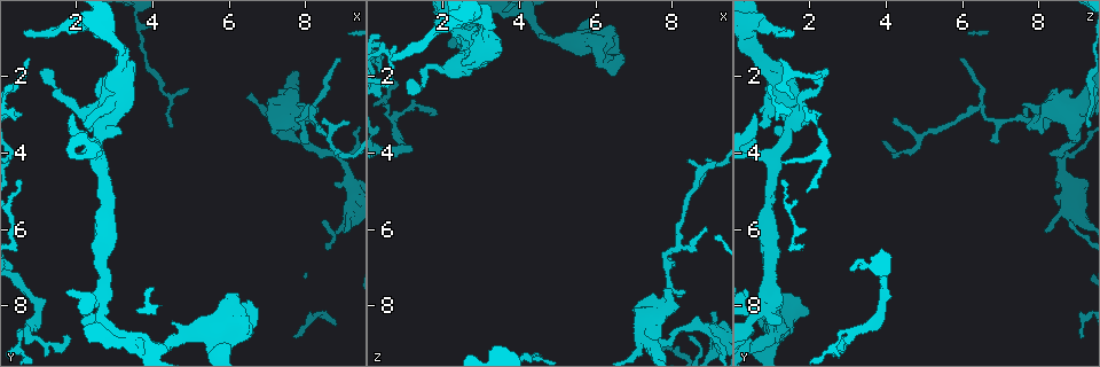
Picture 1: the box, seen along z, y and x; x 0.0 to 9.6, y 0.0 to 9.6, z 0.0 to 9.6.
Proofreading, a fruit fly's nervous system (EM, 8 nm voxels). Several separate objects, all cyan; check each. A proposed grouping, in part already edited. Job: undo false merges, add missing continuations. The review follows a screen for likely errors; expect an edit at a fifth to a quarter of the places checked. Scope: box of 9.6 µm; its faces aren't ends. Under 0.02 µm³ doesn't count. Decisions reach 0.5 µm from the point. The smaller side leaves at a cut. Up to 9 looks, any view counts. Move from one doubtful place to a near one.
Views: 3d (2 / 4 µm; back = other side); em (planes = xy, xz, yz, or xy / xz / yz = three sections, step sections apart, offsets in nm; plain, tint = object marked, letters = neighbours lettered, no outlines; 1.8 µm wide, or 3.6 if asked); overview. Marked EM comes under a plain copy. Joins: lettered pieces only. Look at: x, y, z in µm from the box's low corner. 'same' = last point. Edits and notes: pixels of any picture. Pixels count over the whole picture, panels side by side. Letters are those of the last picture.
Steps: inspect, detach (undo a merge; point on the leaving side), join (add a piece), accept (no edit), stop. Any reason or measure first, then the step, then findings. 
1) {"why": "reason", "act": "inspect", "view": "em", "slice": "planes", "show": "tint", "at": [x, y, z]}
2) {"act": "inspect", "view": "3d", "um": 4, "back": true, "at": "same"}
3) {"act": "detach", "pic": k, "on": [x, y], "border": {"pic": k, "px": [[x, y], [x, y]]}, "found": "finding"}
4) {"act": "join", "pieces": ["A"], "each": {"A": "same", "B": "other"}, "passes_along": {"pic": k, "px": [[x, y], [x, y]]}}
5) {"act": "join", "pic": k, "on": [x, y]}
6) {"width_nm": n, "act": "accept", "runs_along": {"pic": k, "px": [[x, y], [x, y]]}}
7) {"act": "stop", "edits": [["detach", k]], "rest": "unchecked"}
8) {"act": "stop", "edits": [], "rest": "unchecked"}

{"why": "four arms meet", "act": "inspect", "view": "3d", "um": 2, "back": true, "at": [2.60, 3.05, 1.60]}

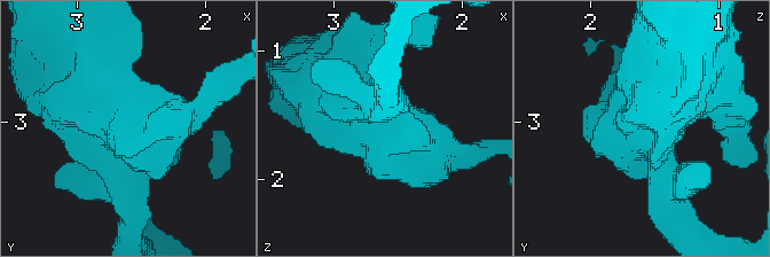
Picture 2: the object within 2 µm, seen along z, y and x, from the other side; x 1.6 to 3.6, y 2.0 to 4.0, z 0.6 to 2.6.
{"why": "shape alone is not enough", "act": "inspect", "view": "em", "slice": "yz", "step": 16, "show": "letters", "at": [2.56, 3.10, 1.60]}

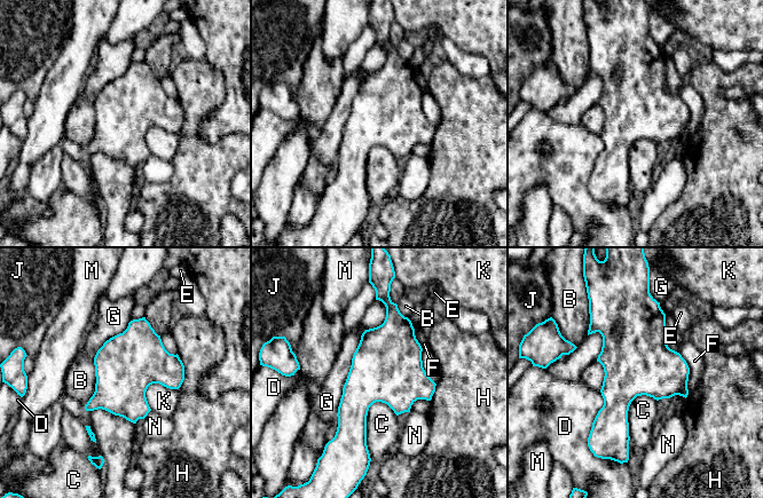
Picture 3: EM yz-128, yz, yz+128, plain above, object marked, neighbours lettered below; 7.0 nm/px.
{"longest_contact_nm": ["G", 850], "act": "accept", "each": {"B": "other", "C": "other", "D": "other", "E": "other", "F": "other", "G": "other", "H": "other", "J": "other", "K": "other", "M": "other", "N": "other"}, "border": {"pic": 3, "px": [[380, 401], [367, 416], [369, 455]]}, "found": "continuous, no second neuron"}

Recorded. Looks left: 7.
{"why": "branch stops here", "act": "inspect", "view": "3d", "um": 2, "at": [2.20, 8.40, 1.20]}

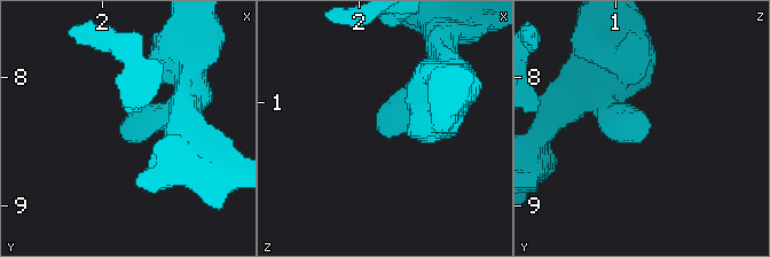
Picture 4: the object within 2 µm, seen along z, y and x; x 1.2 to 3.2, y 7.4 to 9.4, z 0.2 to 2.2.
{"act": "inspect", "view": "em", "slice": "planes", "show": "letters", "at": [2.14, 8.44, 1.22]}

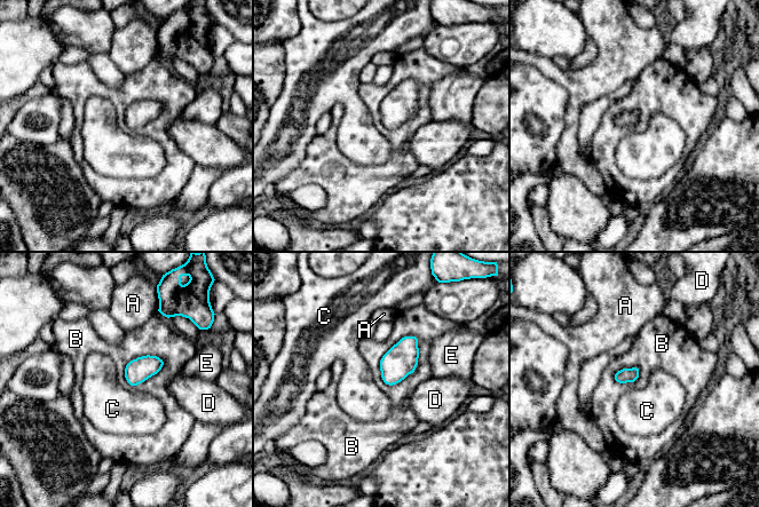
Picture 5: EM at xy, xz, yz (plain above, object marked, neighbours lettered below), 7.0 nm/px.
{"act": "accept", "each": {"A": "other", "B": "other", "C": "other", "D": "other", "E": "other"}, "found": "no lettered piece goes on from it"}

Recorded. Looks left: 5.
{"act": "inspect", "view": "em", "slice": "planes", "show": "letters", "at": [0.70, 8.60, 3.25]}

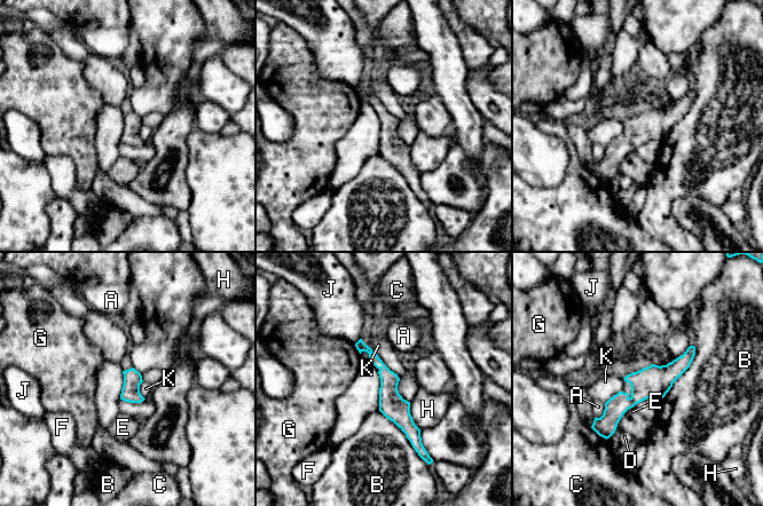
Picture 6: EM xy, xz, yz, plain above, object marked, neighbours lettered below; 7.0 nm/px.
{"act": "accept", "each": {"A": "other", "B": "other", "C": "other", "D": "other", "E": "other", "F": "other", "G": "other", "H": "other", "J": "other", "K": "other"}, "runs_along": {"pic": 6, "px": [[692, 349], [628, 401], [602, 433]]}, "found": "all the same neuron"}

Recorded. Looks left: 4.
{"why": "an open end", "act": "inspect", "view": "3d", "um": 4, "at": [7.80, 2.80, 7.60]}

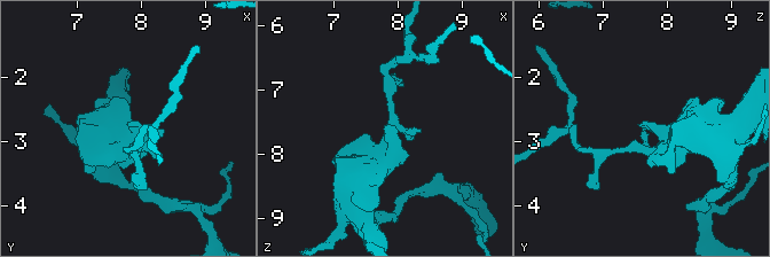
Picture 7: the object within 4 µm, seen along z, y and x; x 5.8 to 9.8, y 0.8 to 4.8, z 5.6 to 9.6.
{"why": "need the tissue", "act": "inspect", "view": "em", "slice": "yz", "step": 16, "show": "letters", "at": [7.80, 2.80, 7.60]}

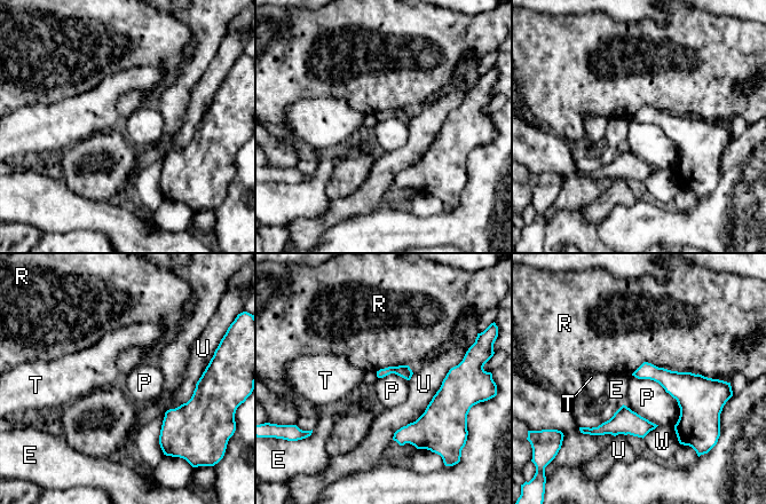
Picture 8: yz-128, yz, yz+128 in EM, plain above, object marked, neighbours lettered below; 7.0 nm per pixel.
{"why": "another direction", "act": "inspect", "view": "em", "slice": "planes", "show": "letters", "at": "same"}

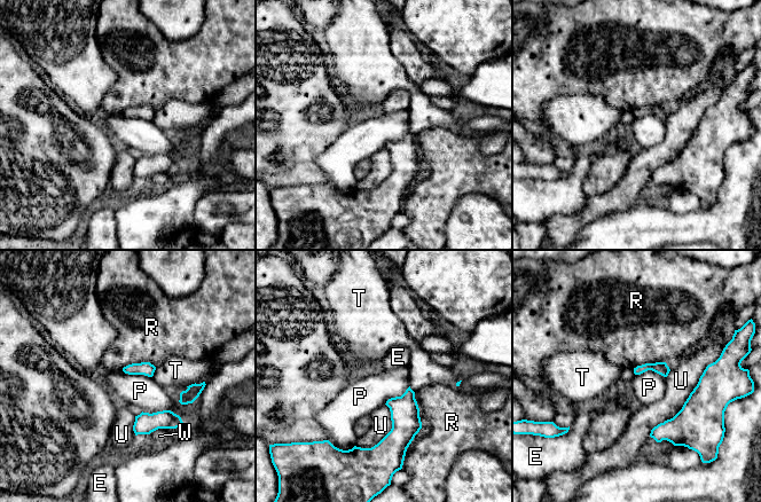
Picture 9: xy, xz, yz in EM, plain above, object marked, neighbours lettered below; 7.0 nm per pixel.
{"act": "accept", "each": {"E": "other", "P": "other", "R": "other", "T": "other", "U": "other", "W": "other"}, "border": {"pic": 9, "px": [[142, 410], [172, 410], [185, 423]]}, "found": "no lettered piece goes on from it"}

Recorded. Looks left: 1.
{"act": "stop", "edits": [], "rest": "unchecked"}

